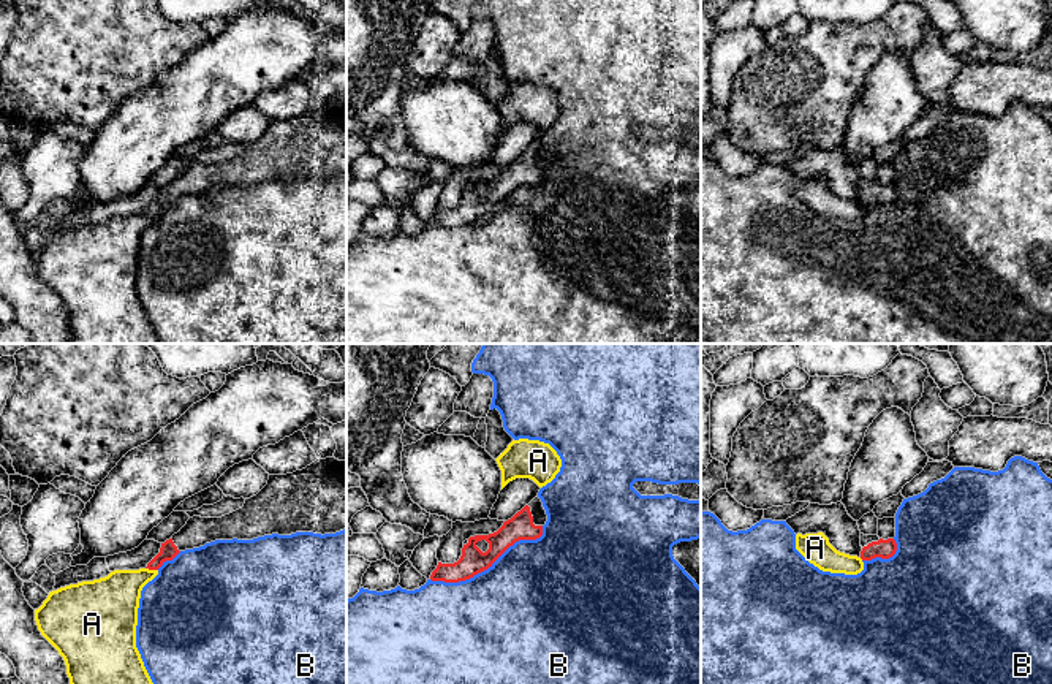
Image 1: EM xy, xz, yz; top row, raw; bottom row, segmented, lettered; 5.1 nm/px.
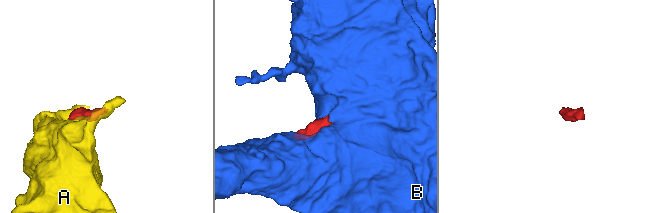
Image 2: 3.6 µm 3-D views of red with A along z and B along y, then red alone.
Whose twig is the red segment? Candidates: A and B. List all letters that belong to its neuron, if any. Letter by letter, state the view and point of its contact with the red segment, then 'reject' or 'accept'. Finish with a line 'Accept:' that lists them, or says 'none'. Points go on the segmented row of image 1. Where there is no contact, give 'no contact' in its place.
A: xy (152, 569) | reject
B: xz (489, 566) | reject
Accept: none

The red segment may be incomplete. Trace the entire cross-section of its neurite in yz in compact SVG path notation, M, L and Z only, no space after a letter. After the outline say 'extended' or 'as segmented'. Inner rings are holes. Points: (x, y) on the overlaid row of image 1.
M861 534L861 559L872 560L875 557L889 559L897 551L897 543L894 538L883 540L878 535Z; extended

